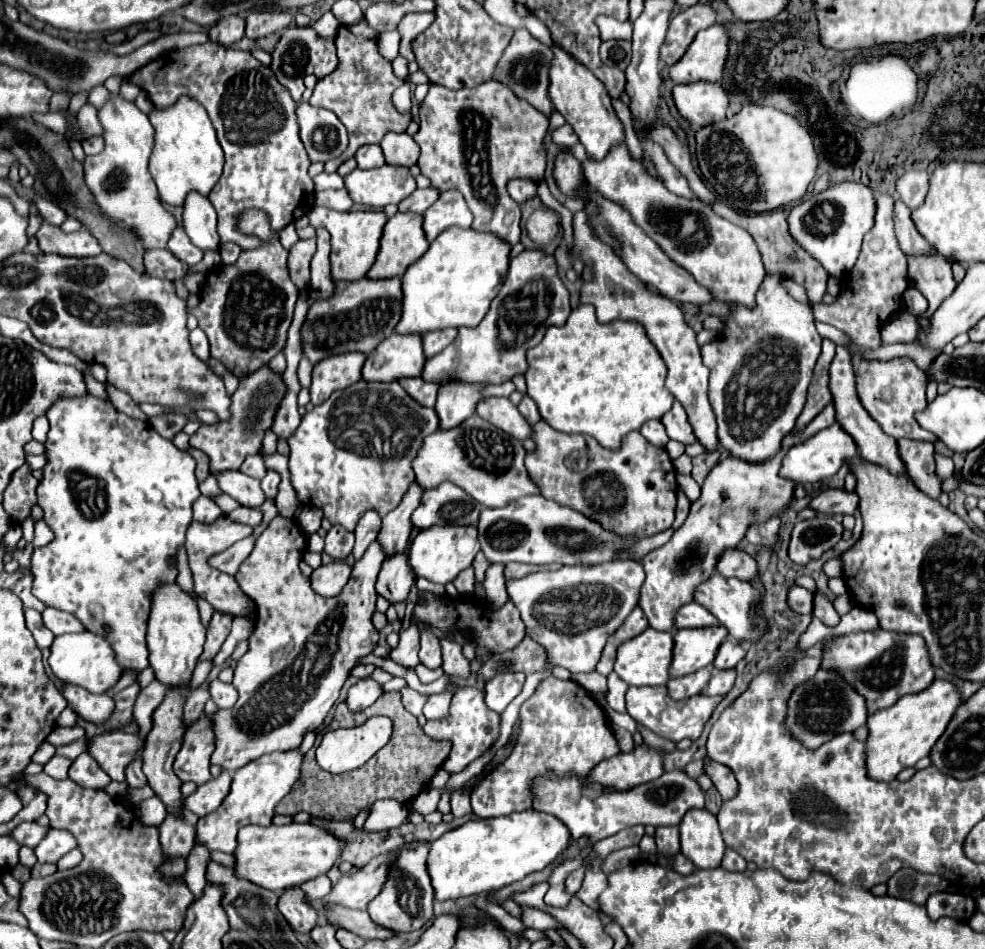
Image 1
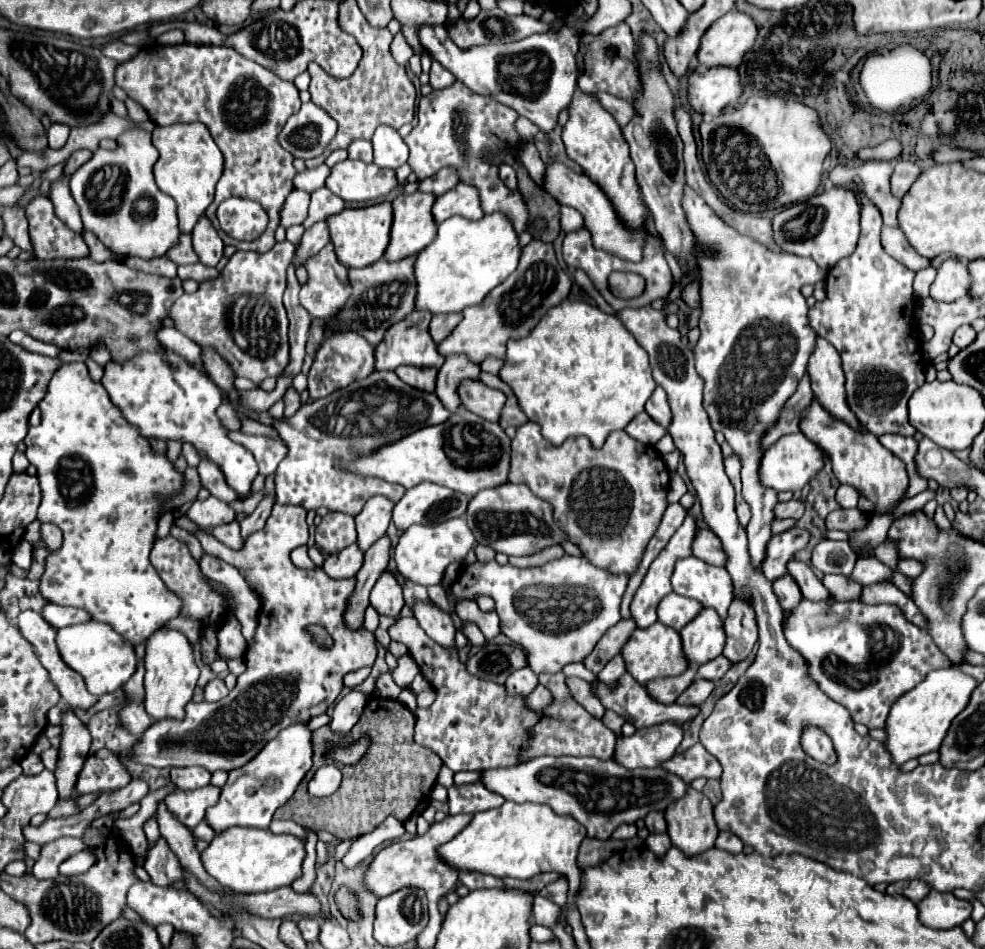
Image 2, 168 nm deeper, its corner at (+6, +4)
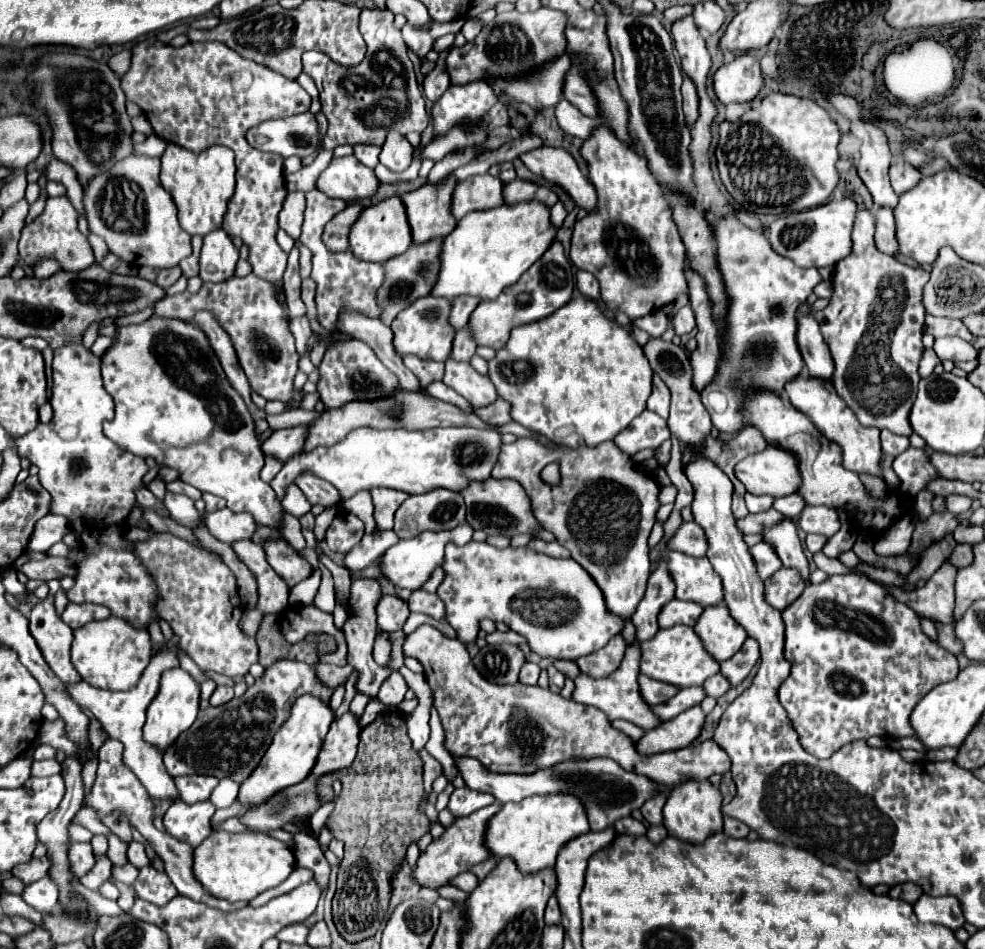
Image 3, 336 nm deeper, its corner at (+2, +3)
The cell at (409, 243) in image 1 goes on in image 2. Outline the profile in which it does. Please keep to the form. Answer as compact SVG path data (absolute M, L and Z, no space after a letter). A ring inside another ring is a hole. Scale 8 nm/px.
M414 192L410 196L398 196L392 202L394 208L394 220L392 220L392 230L390 230L390 244L384 252L384 260L388 262L396 262L402 258L410 258L416 256L422 248L426 248L434 236L436 236L436 222L432 218L432 208L434 204L434 194L422 194L422 192Z

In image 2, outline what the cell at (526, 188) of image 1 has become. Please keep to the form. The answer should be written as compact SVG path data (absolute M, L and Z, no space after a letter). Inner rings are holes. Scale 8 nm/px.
M502 164L500 166L500 180L510 188L510 190L516 190L518 188L518 180L516 180L516 170L508 164Z

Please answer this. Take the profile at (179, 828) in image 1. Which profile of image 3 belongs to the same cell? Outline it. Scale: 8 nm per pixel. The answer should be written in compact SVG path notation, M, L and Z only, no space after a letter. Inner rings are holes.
M150 865L140 869L140 875L134 881L134 891L136 891L136 897L150 901L152 905L158 905L158 907L164 907L172 897L178 895L174 885L170 885L166 873L158 873Z

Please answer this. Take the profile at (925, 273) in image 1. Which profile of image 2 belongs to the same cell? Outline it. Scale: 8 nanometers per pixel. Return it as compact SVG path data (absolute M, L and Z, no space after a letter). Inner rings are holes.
M884 226L884 230L882 230L882 246L892 258L896 258L900 264L910 268L912 272L918 272L918 270L924 270L924 268L932 266L932 258L918 256L918 252L914 252L914 248L910 248L910 244L908 244L906 236L902 236L900 228Z

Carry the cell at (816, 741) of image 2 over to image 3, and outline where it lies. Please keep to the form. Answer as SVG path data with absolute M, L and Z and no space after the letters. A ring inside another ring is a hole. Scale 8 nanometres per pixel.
M832 575L828 577L826 581L818 583L818 585L806 585L804 593L792 603L788 605L784 611L782 611L782 621L784 621L784 657L786 661L790 661L792 669L790 669L790 675L786 677L786 681L782 683L780 687L780 703L782 707L786 709L788 713L788 719L792 721L792 727L796 729L798 737L800 737L800 743L802 747L812 753L814 757L830 757L832 753L836 753L842 745L846 743L852 743L852 741L866 741L868 737L882 737L882 739L900 739L900 737L914 737L914 729L910 725L910 713L914 709L914 705L930 691L934 689L936 685L940 683L946 683L946 681L952 681L956 675L958 675L958 661L956 657L942 649L940 645L932 643L920 629L920 619L916 617L916 613L906 607L904 603L896 601L892 595L886 593L886 589L874 581L870 581L868 577L864 575Z

